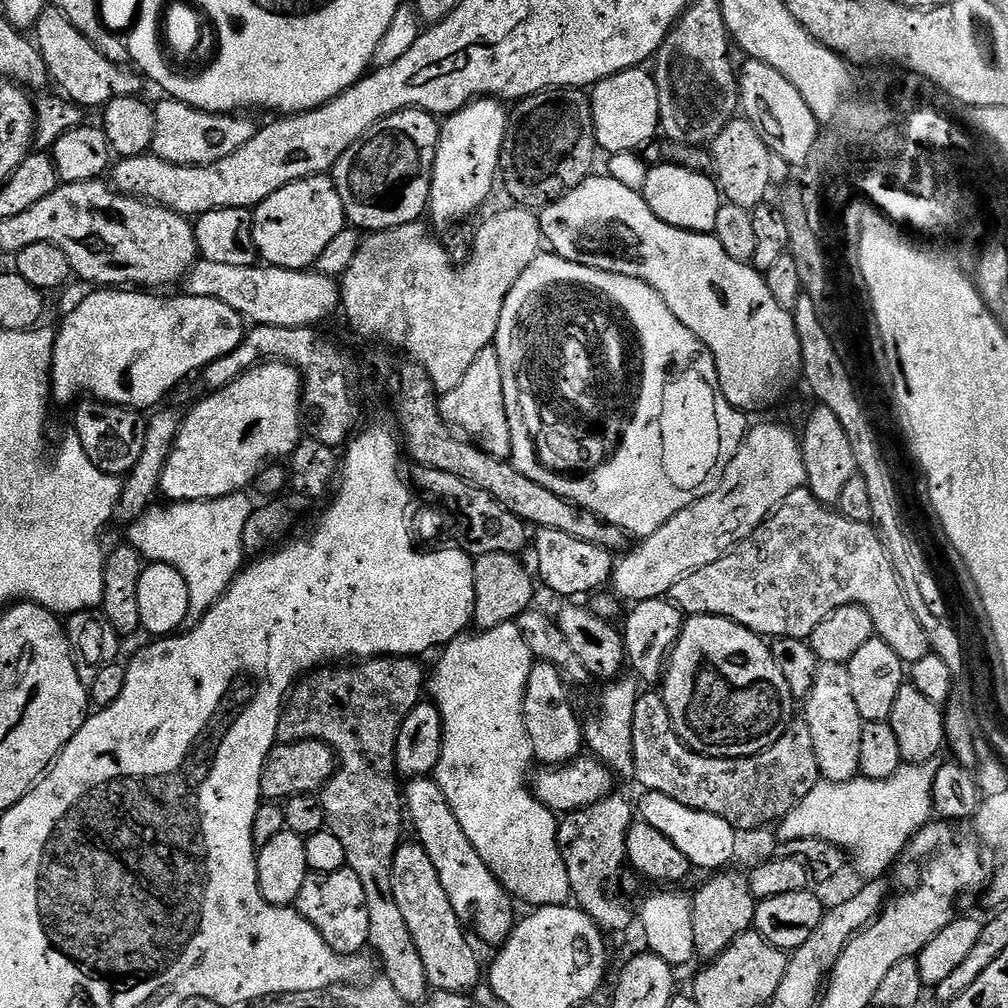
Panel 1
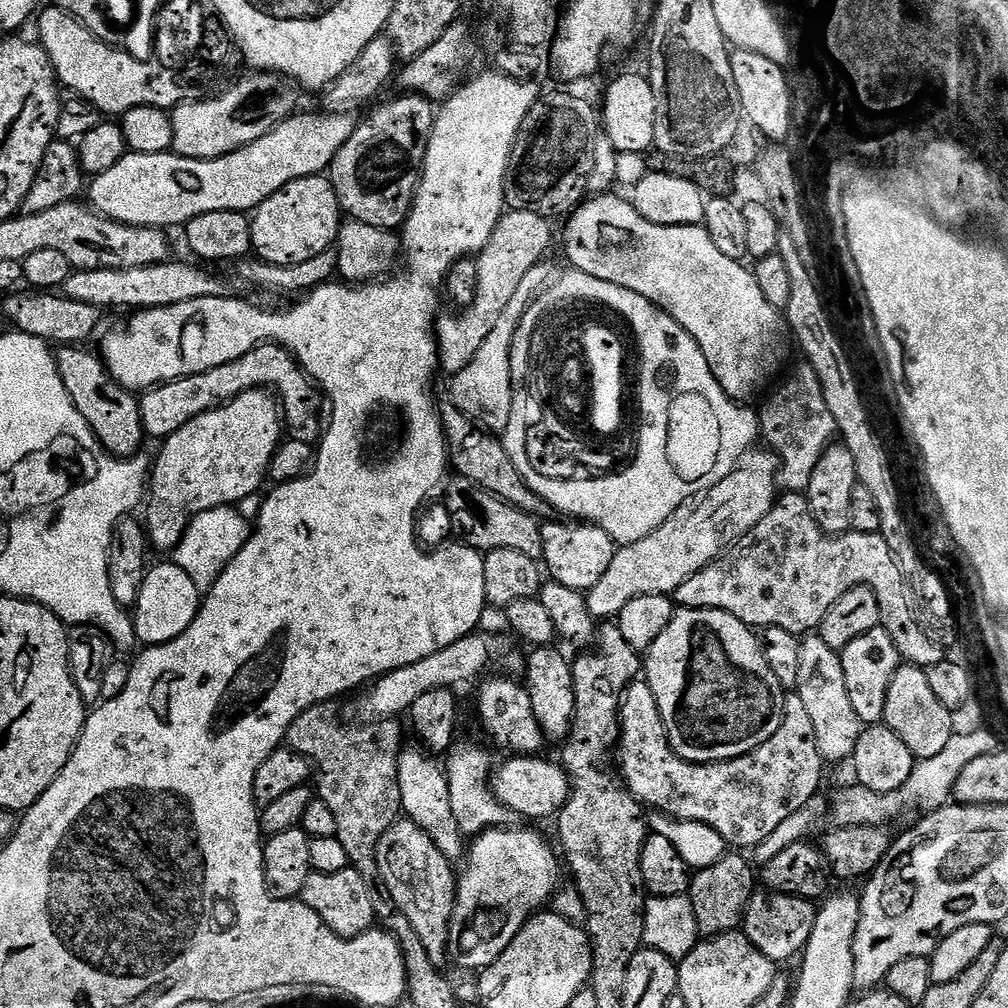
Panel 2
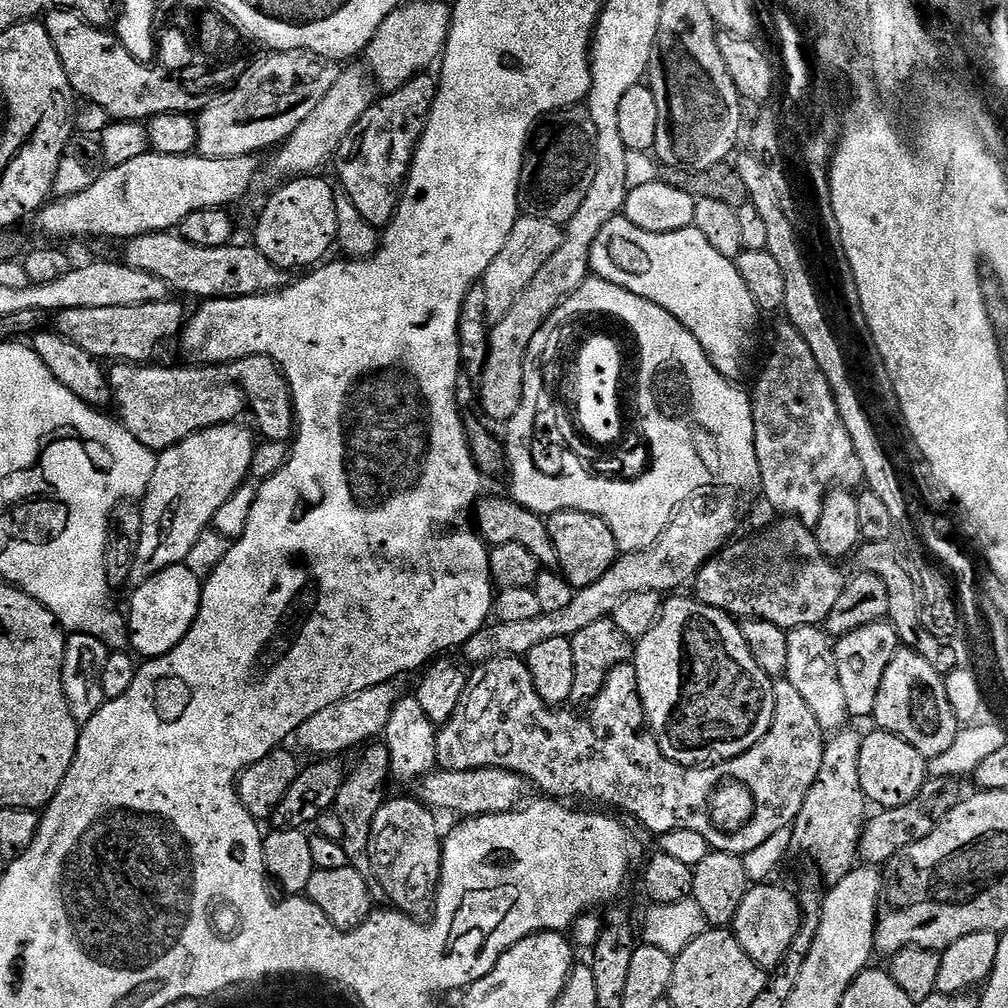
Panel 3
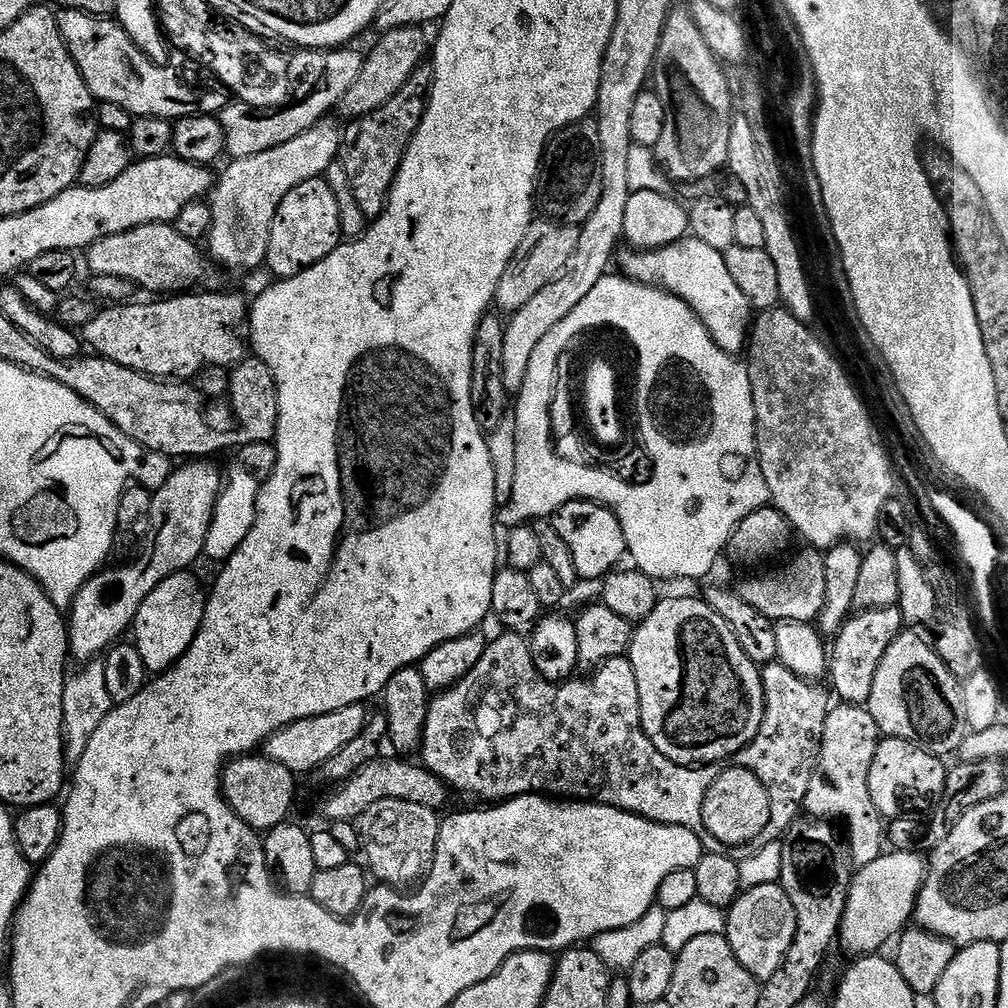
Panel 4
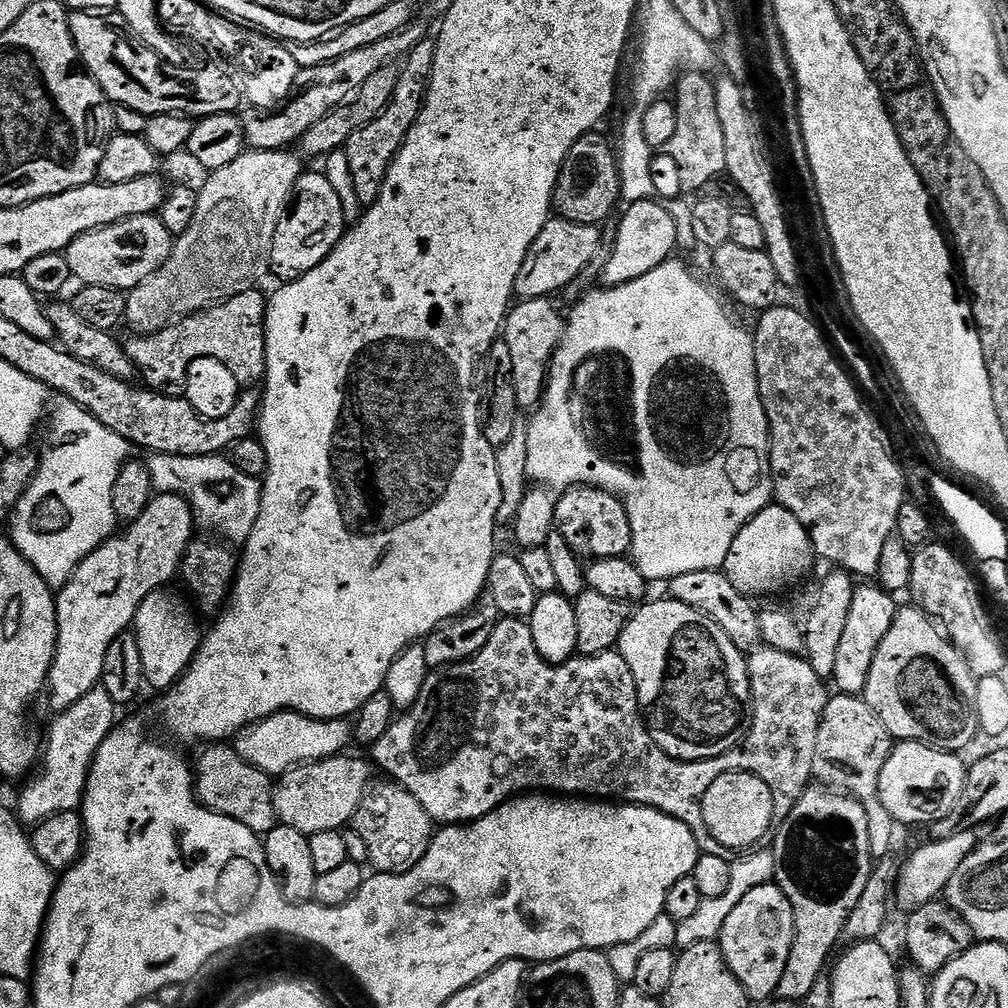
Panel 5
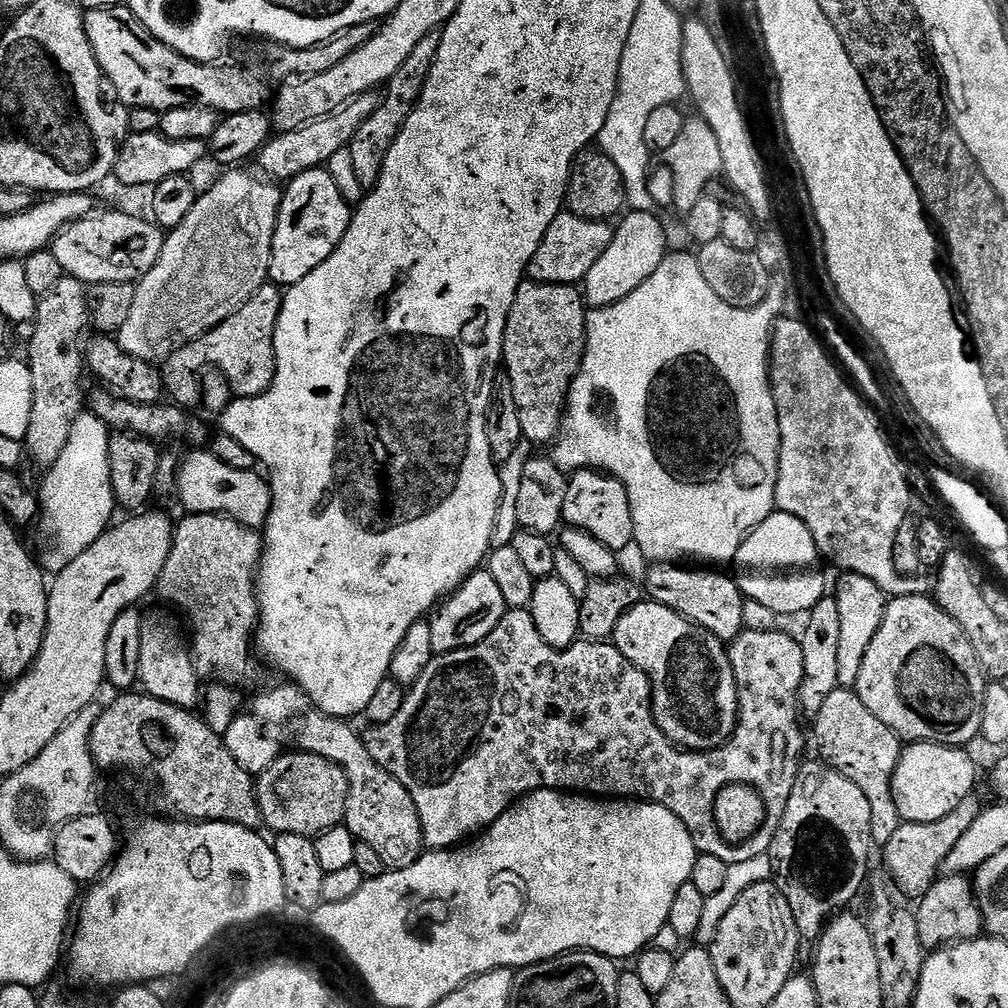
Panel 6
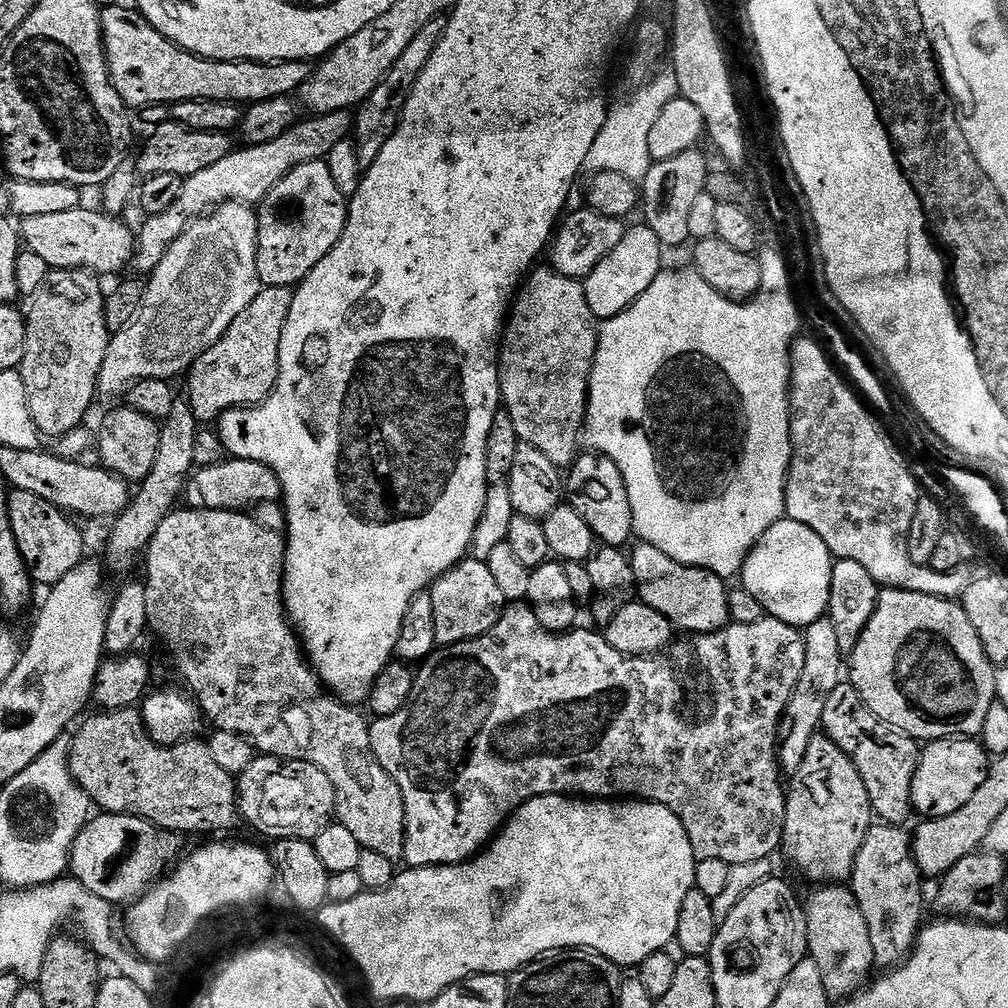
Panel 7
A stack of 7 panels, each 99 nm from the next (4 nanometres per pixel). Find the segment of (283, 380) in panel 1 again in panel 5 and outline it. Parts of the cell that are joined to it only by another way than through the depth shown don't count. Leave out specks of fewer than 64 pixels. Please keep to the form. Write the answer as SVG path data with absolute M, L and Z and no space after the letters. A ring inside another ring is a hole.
M172 492L153 495L152 500L146 506L146 510L142 510L142 514L138 519L131 521L127 525L128 528L124 532L124 537L120 534L113 535L98 550L94 550L87 558L81 562L76 568L74 575L65 582L64 587L59 589L56 596L56 617L58 618L58 642L56 643L56 653L54 654L54 662L52 669L48 675L48 687L46 689L46 700L52 703L53 713L59 714L65 712L70 706L74 706L74 702L78 702L78 698L82 698L82 694L90 694L90 690L94 690L100 684L102 678L102 666L106 666L106 650L110 650L110 642L114 642L114 638L118 638L123 632L129 631L135 625L136 615L138 614L138 606L142 606L142 602L146 602L146 598L150 594L154 594L162 587L171 585L171 580L177 579L178 573L181 571L184 555L189 546L192 545L194 533L192 533L192 524L194 525L194 517L192 508L188 505L188 501L182 496L175 496Z

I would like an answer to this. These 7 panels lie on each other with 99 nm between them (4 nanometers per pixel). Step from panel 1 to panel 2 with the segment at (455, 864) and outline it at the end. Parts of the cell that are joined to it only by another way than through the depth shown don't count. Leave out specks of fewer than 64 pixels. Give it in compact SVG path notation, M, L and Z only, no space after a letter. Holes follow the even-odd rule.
M405 747L398 758L398 790L402 794L400 807L403 815L413 820L422 830L426 830L426 834L430 834L434 846L442 850L447 860L463 861L466 856L466 840L458 822L454 822L454 810L450 803L450 786L445 769L441 761L440 764L436 761L439 759L435 755L419 747L416 748Z

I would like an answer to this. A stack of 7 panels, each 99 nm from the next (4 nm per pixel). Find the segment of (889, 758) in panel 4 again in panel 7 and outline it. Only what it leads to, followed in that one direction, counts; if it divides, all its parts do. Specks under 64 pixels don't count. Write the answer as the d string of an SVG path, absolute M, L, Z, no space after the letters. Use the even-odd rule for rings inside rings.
M976 738L933 740L923 745L920 761L914 770L912 807L924 818L942 818L962 810L978 786L986 782L990 757L984 745Z

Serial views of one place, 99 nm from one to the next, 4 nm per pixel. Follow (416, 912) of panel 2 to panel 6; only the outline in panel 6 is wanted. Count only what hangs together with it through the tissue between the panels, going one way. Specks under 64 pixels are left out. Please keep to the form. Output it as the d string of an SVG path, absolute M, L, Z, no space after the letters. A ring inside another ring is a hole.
M280 683L284 684L276 684L258 693L251 711L259 720L282 726L287 739L289 736L299 751L318 754L339 764L348 779L348 801L343 823L359 843L371 846L382 857L385 869L410 866L425 851L426 845L414 798L410 798L406 786L402 786L398 778L382 770L382 766L370 758L363 735L359 731L356 733L348 720L322 715L313 708L310 698L297 684Z

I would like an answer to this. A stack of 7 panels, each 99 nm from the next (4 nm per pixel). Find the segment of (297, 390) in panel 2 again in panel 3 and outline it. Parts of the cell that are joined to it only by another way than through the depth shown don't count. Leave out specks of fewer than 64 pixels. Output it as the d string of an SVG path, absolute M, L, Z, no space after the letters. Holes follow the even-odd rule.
M242 356L233 358L227 362L208 362L205 368L152 368L156 366L141 366L138 364L130 364L127 362L116 362L107 369L108 384L112 388L112 398L114 408L120 411L118 415L119 423L123 424L124 429L130 434L134 434L134 438L138 438L138 442L142 442L142 446L146 446L150 451L157 454L165 452L167 448L173 448L178 442L182 442L186 438L190 438L190 434L201 432L207 428L213 428L219 424L231 424L237 419L239 412L244 412L248 408L250 415L256 419L255 427L260 427L259 435L264 440L273 440L274 442L282 442L288 444L296 434L296 407L292 404L292 387L288 385L287 378L284 377L284 372L278 365L268 356Z

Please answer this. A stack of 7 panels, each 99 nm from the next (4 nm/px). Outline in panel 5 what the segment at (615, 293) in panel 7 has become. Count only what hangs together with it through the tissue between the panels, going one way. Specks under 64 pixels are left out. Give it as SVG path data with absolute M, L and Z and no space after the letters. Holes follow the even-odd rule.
M653 198L634 202L625 207L624 217L616 228L616 241L612 244L612 253L604 264L604 284L615 286L634 282L642 274L658 267L663 260L669 259L676 248L676 220Z

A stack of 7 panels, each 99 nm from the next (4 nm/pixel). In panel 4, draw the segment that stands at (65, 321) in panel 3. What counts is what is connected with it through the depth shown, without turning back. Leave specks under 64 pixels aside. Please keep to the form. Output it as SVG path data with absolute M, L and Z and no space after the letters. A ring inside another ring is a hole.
M204 290L156 298L153 304L116 302L103 307L82 329L83 343L89 344L95 355L154 380L188 382L203 368L231 370L246 359L242 329L248 319L249 301L236 292L200 291Z

